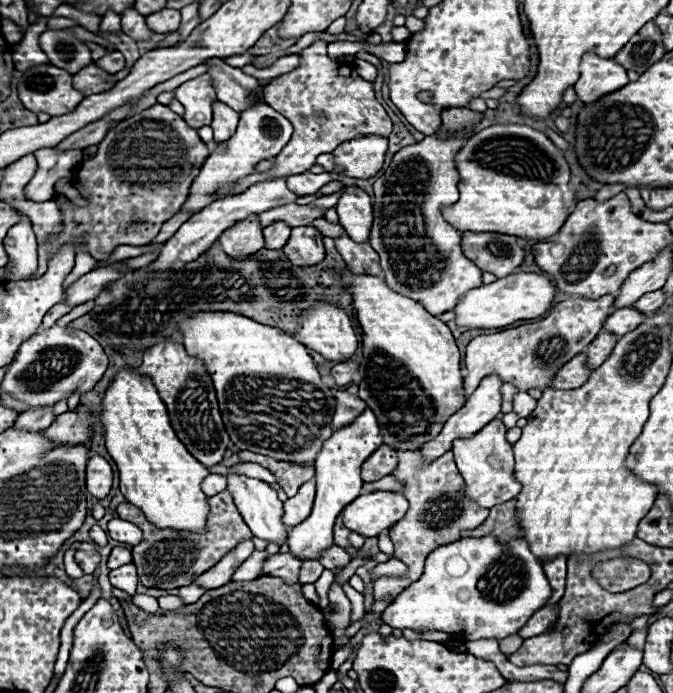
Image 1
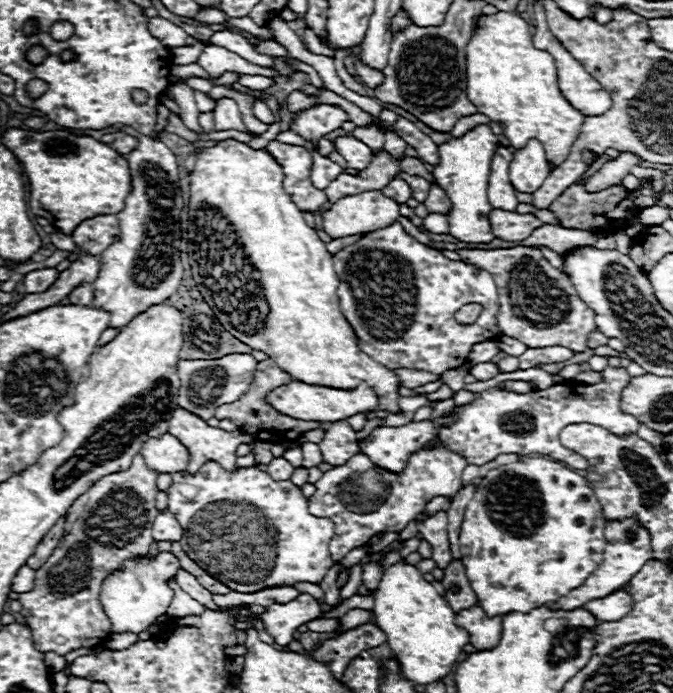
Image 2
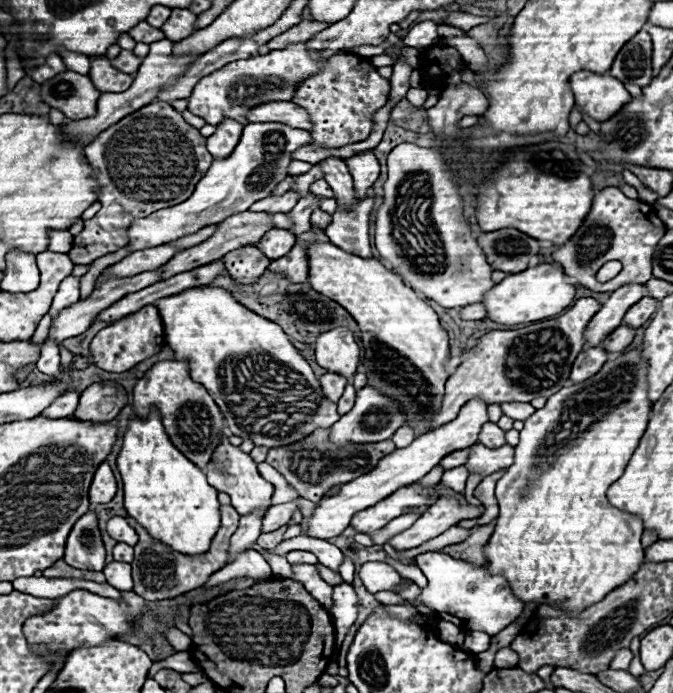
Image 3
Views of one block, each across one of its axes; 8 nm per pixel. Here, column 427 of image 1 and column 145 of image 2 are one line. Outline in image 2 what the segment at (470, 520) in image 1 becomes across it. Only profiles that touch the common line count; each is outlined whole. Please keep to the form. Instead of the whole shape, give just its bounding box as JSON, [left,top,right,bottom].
[18,454,158,654]

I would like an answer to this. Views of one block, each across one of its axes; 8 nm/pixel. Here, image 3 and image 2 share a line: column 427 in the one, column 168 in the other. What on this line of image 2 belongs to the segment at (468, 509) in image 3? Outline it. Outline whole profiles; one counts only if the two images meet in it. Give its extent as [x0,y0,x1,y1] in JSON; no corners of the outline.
[154,510,184,542]

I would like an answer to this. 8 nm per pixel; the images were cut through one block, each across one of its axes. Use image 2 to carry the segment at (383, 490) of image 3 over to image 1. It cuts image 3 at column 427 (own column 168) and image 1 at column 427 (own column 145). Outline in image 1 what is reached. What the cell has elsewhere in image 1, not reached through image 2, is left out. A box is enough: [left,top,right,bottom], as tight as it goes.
[420,374,504,458]

